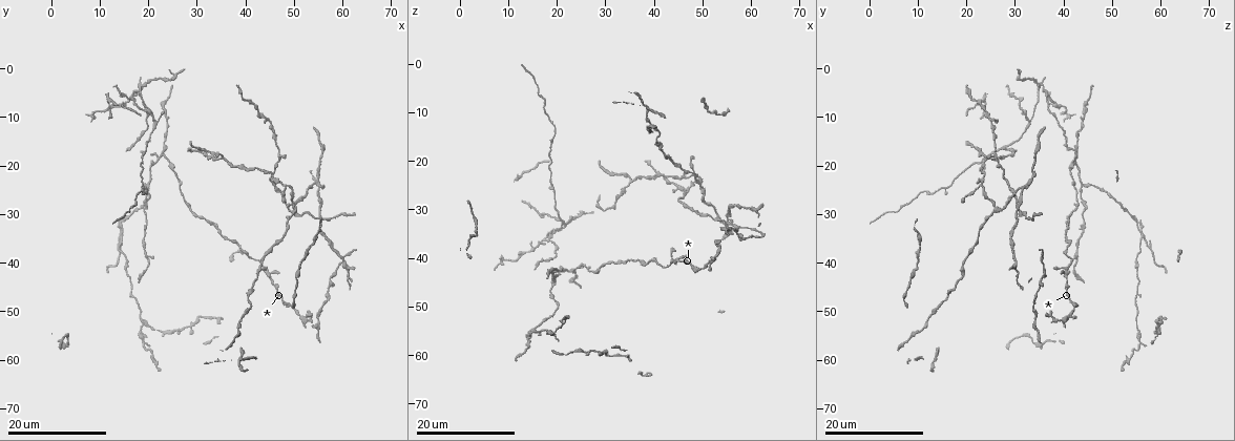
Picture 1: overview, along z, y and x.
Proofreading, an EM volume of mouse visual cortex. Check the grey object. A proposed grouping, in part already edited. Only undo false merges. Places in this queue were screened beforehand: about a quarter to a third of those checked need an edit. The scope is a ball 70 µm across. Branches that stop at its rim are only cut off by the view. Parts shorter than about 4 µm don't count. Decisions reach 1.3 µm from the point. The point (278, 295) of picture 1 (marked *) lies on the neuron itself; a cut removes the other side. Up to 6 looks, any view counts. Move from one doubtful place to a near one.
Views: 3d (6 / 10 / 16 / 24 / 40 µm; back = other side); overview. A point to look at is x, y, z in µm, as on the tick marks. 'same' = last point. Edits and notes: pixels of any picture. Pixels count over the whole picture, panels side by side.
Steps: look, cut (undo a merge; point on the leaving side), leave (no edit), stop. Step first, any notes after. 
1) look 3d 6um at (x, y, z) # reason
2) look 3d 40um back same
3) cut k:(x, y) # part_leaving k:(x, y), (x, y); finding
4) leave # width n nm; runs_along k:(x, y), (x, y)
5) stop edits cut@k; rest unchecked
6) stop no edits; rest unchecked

look 3d 24um at (50.0, 29.0, 26.0) # three arms meet

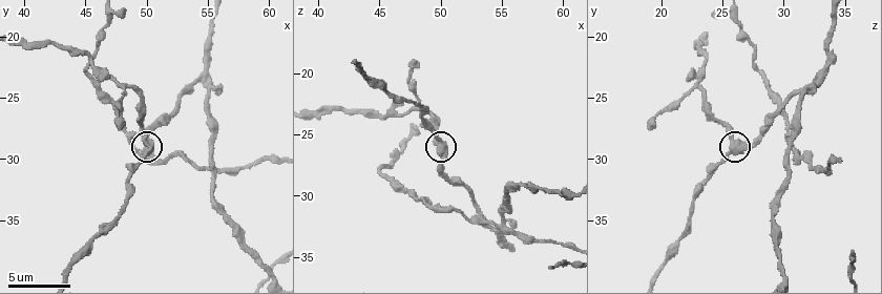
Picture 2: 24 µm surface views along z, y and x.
look 3d 10um at (50.2, 29.0, 25.8)

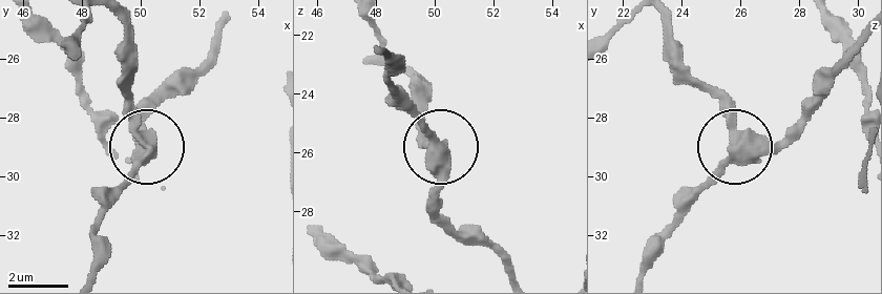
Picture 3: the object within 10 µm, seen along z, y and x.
look 3d 10um back at (50.1, 29.2, 25.9)

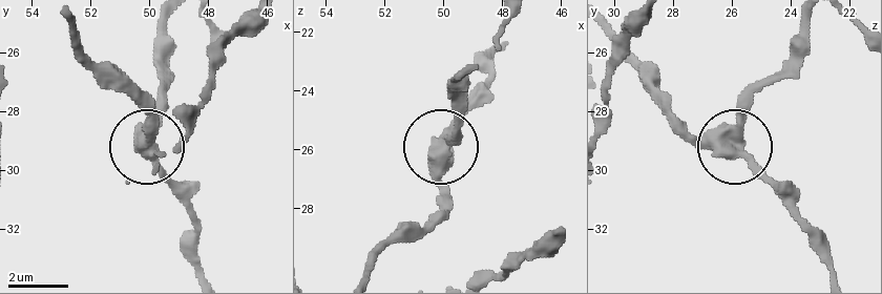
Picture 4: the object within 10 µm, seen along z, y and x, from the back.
leave # width 420 nm; continuous, no second neuron

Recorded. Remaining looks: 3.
look 3d 10um at (54.0, 23.4, 32.8)

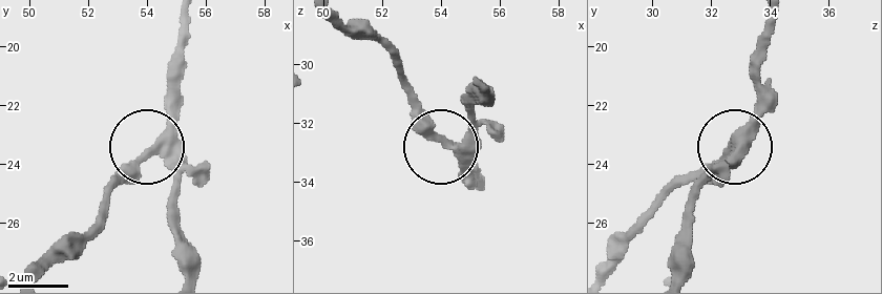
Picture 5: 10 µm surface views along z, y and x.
leave # runs_along 5:(670, 271), (690, 204), (773, 101); all the same neuron

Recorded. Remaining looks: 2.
look 3d 24um at (36.5, 35.0, 40.0) # thick turns thin

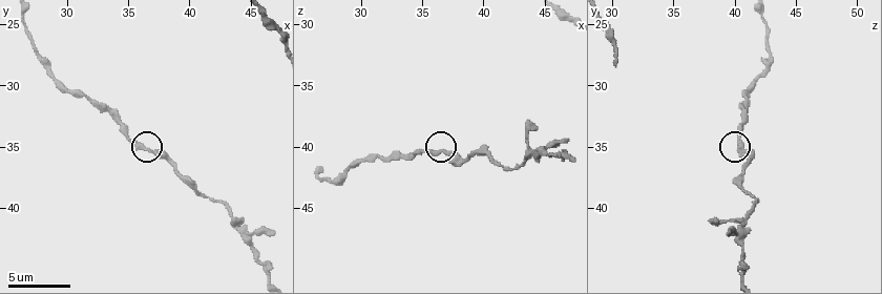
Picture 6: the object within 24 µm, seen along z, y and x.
look 3d 6um at (36.8, 35.4, 40.4) # closer look

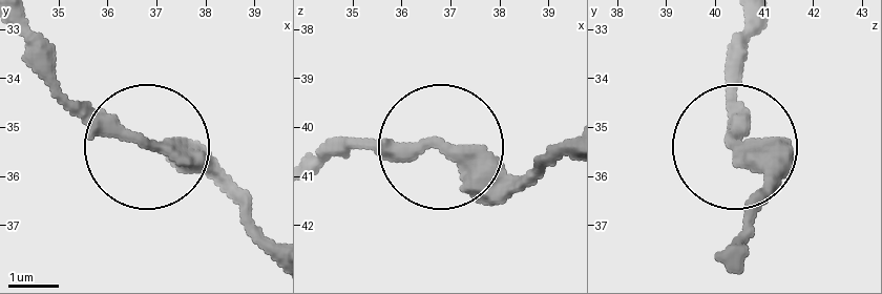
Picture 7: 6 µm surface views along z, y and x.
leave # width 290 nm; runs_along 7:(569, 155), (506, 172), (432, 143), (322, 143); continuous, no second neuron

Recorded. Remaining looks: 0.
stop no edits; rest unchecked

